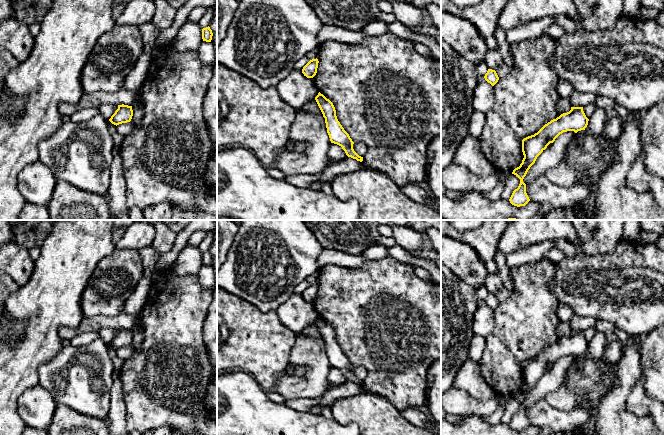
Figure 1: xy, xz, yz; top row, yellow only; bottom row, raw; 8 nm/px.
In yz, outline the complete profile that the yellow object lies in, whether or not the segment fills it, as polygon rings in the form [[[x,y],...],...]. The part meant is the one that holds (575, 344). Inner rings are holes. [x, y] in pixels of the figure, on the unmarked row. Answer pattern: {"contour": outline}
{"contour": [[[571,331],[567,337],[561,338],[556,343],[545,348],[537,357],[522,364],[522,376],[524,382],[519,391],[515,392],[512,398],[520,403],[520,408],[509,423],[514,430],[525,430],[529,425],[526,417],[526,408],[523,406],[530,391],[535,387],[537,381],[547,372],[550,367],[567,355],[585,354],[589,343],[586,341],[583,331]]]}

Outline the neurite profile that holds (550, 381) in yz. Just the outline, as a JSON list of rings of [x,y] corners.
[[[567,355],[560,358],[552,369],[537,381],[535,387],[530,391],[523,403],[525,408],[530,407],[535,402],[545,399],[550,392],[557,390],[563,382],[568,366],[576,359],[574,355]]]

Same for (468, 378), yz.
[[[469,358],[459,369],[452,387],[466,391],[479,401],[489,401],[495,397],[492,387],[480,373],[479,363]]]

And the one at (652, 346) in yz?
[[[664,325],[650,331],[640,344],[640,365],[645,376],[647,394],[664,404]]]

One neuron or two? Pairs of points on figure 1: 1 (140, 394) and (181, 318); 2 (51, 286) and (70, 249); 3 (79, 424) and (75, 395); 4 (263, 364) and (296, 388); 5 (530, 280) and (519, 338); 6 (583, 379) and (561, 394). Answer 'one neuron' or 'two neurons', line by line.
1: one neuron
2: one neuron
3: two neurons
4: two neurons
5: one neuron
6: one neuron

